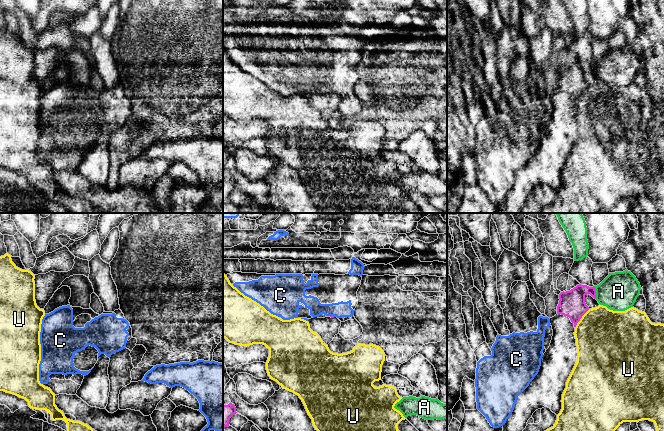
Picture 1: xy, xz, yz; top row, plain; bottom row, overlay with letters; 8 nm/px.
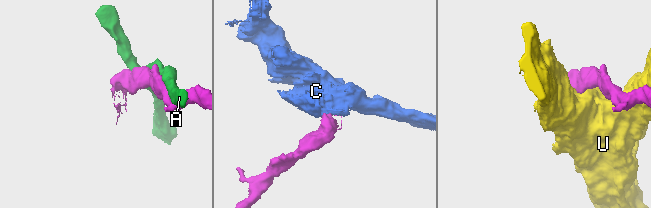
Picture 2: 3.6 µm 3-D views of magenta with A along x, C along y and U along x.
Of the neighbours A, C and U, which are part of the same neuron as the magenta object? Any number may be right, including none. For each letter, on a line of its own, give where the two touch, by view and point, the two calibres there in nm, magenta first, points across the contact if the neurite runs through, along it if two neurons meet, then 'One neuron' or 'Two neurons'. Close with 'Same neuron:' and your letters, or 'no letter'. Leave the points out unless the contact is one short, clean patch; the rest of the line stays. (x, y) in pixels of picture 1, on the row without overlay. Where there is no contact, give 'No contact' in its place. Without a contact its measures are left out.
A: Touches magenta at yz (595, 68). Thickness 220 nm (magenta) against 300 nm. Two neurons
C: Touches magenta at xz (332, 92). Thickness 20 nm (magenta) against 130 nm. Boundary: xz (330, 91), (334, 92). Two neurons
U: Touches magenta at yz (581, 93). Thickness 220 nm (magenta) against 460 nm. Two neurons
Same neuron: no letter

